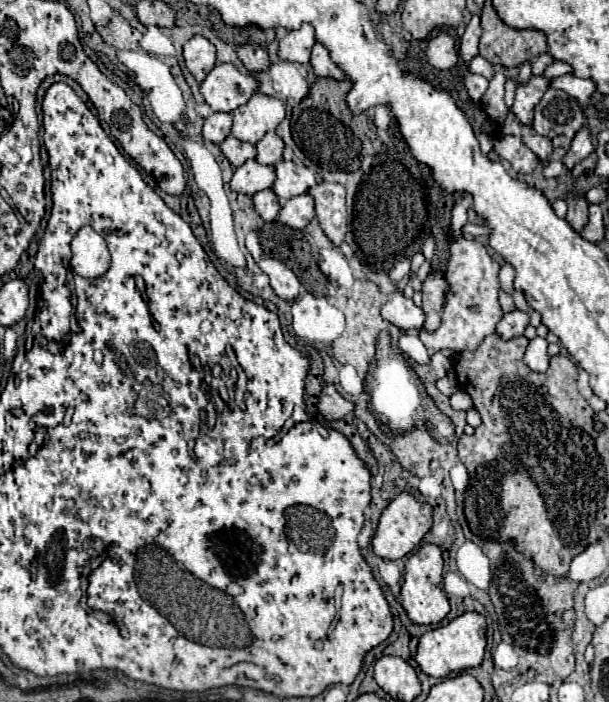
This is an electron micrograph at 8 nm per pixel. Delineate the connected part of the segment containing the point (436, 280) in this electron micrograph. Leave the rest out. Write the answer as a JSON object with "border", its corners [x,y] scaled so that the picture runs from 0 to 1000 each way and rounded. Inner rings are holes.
{"border":[[[703,390],[696,410],[693,410],[693,442],[700,447],[696,467],[716,470],[722,464],[722,447],[729,439],[729,419],[732,419],[732,399],[719,390]]]}

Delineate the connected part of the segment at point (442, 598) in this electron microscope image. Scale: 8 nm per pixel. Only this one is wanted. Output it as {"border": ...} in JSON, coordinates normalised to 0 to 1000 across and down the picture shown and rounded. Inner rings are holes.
{"border":[[[693,775],[690,783],[683,783],[667,801],[663,832],[657,838],[657,858],[680,889],[719,889],[739,872],[736,852],[726,843],[726,806],[726,786],[716,775]]]}

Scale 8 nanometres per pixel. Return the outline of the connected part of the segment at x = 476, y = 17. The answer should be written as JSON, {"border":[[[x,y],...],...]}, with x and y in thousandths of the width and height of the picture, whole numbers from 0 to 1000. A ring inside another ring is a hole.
{"border":[[[775,20],[772,31],[768,31],[768,37],[765,37],[765,46],[762,46],[762,51],[759,51],[759,60],[755,60],[755,80],[762,83],[765,91],[785,77],[788,48],[791,48],[788,20]]]}

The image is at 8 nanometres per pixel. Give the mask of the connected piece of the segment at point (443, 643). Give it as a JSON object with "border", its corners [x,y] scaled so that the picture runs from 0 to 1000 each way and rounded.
{"border":[[[762,872],[762,875],[749,877],[742,886],[736,886],[732,892],[722,892],[722,895],[713,895],[713,897],[693,903],[693,909],[686,912],[680,937],[696,960],[713,963],[713,966],[732,966],[742,957],[788,949],[795,923],[798,923],[795,877],[785,872]]]}

